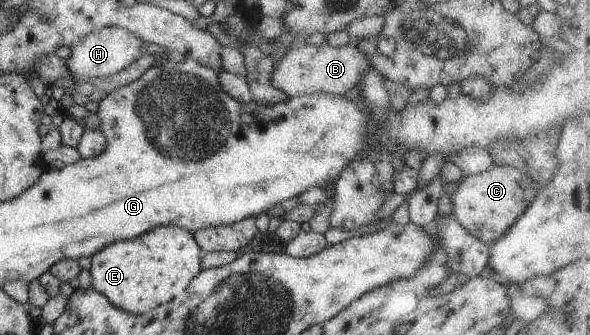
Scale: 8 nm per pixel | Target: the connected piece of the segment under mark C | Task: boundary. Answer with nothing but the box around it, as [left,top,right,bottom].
[450,164,537,244]

